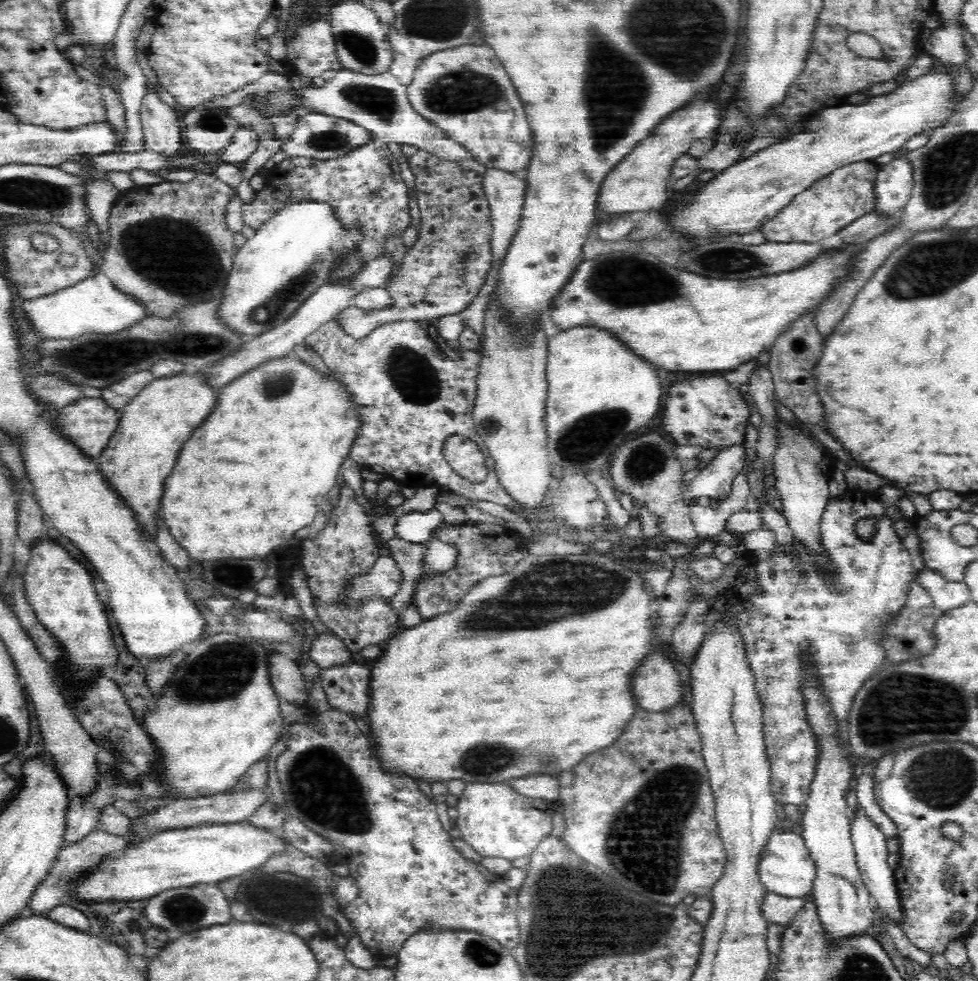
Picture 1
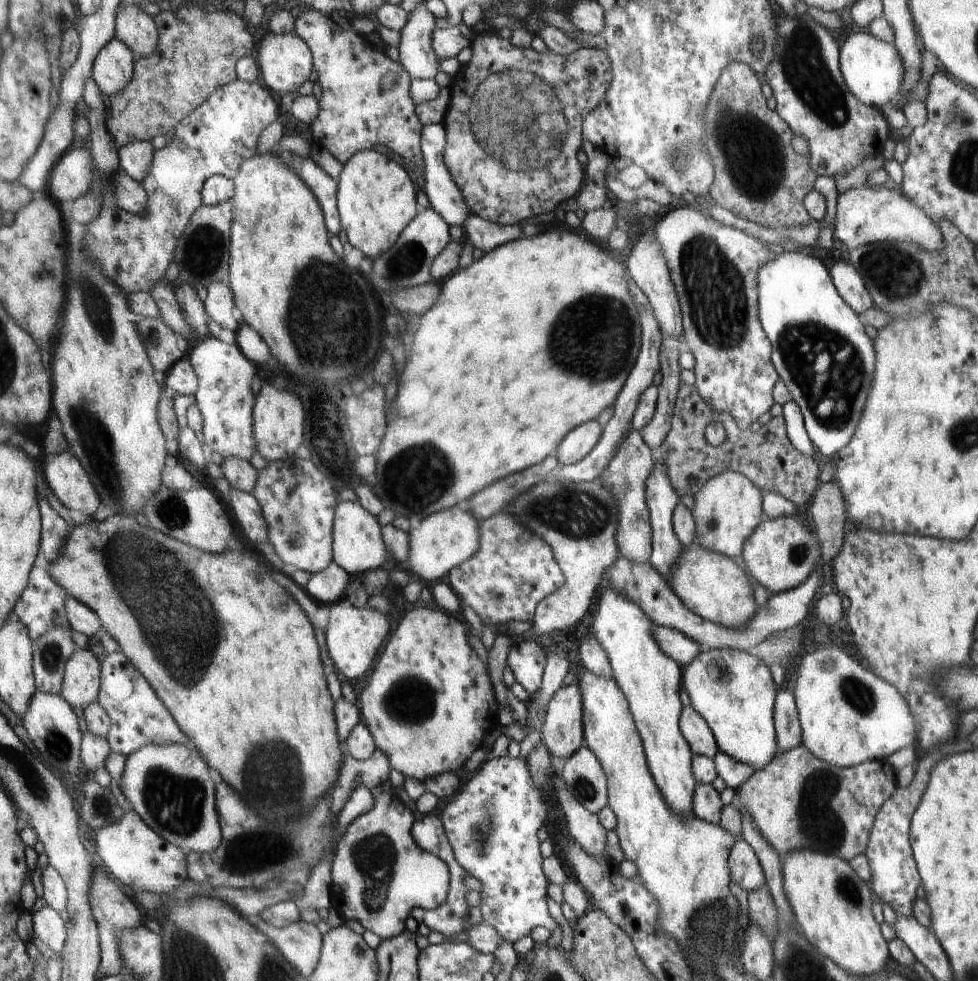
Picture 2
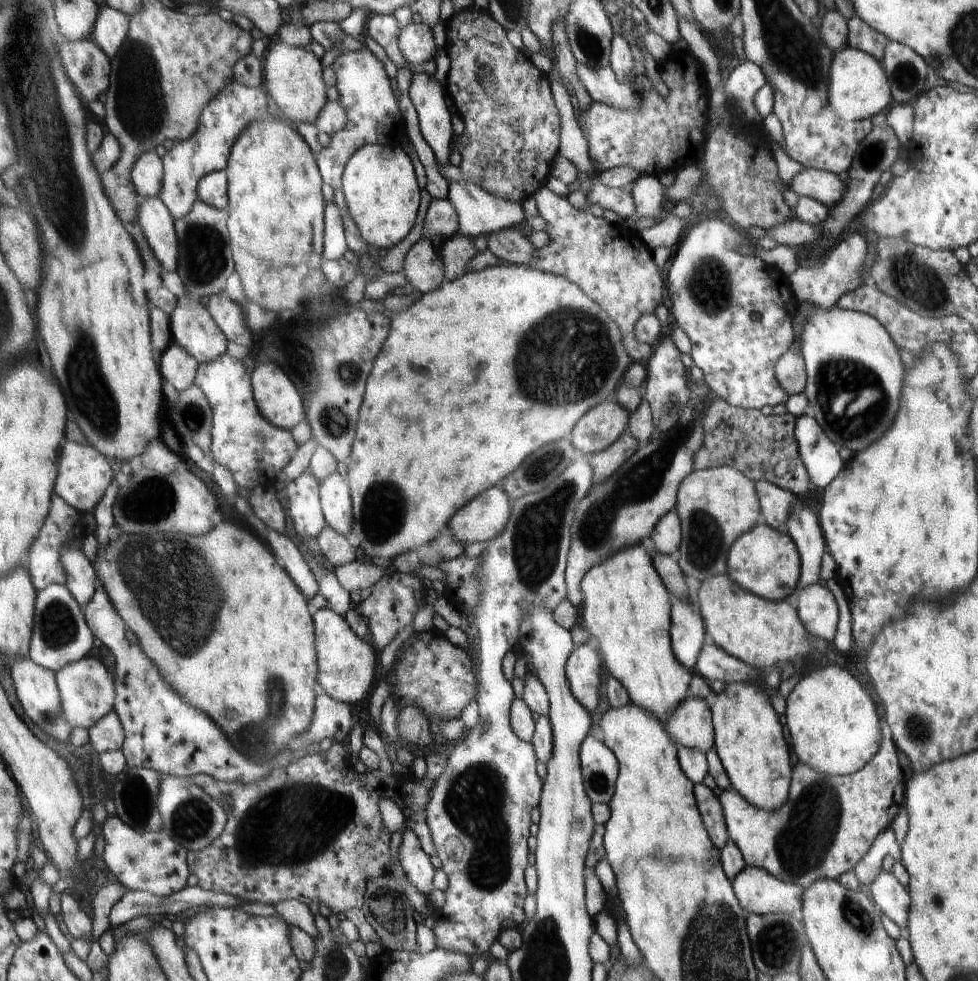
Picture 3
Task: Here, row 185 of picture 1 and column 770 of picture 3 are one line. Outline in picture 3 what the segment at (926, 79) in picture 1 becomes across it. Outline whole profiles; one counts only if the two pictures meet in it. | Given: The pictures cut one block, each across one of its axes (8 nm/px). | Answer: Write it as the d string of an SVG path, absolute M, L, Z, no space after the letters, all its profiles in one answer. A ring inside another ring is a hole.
M726 682L725 689L718 696L712 692L714 717L714 734L717 745L714 746L722 766L730 779L731 788L738 791L752 806L762 810L778 810L789 800L789 789L792 785L792 760L788 746L784 742L784 733L778 716L774 714L768 698L754 686L757 682Z

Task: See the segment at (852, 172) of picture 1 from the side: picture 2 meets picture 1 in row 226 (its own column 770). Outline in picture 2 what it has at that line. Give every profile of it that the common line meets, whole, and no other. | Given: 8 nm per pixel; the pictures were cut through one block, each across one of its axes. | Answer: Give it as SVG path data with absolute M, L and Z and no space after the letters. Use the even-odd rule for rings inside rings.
M800 744L796 748L782 751L768 766L756 770L736 790L734 802L740 812L746 809L752 815L764 838L780 856L785 856L794 849L810 849L851 859L865 854L874 817L896 788L896 771L887 759L866 761L860 765L842 768L818 758Z

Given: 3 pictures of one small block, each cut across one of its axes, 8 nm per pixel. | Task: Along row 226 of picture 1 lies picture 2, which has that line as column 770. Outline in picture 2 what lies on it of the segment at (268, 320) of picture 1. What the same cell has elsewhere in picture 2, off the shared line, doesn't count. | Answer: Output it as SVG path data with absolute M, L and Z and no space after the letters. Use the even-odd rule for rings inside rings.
M797 250L792 252L782 251L780 254L776 254L772 260L769 260L765 265L760 267L757 274L757 289L759 323L764 329L768 340L771 342L772 364L776 367L782 382L784 382L786 388L789 390L791 399L800 407L806 432L814 448L824 454L824 456L827 456L829 460L834 460L836 454L844 449L852 438L856 436L857 424L860 422L867 394L870 390L870 384L872 384L872 374L874 374L874 346L872 346L872 340L866 336L866 330L864 330L862 322L858 320L859 316L856 316L856 312L849 306L849 303L846 303L845 299L838 294L838 291L834 290L835 284L832 284L833 280L830 280L830 275L831 274L828 274L828 270L824 268L824 264L822 264L818 258L802 256L802 252L798 252Z

